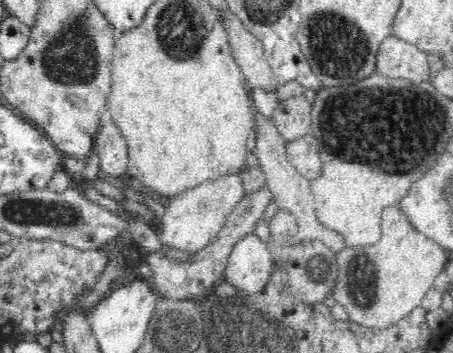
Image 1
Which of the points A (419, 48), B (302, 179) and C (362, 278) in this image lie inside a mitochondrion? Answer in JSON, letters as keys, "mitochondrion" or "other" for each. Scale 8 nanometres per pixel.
{"A":"other","B":"other","C":"mitochondrion"}

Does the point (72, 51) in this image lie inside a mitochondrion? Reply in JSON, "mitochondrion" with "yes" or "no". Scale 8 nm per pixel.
{"mitochondrion":"yes"}

